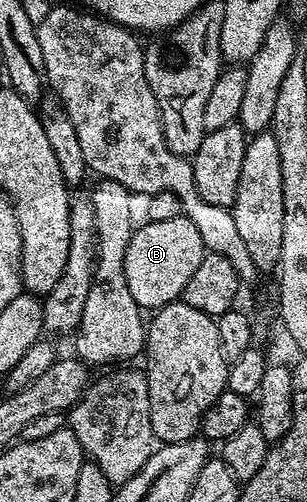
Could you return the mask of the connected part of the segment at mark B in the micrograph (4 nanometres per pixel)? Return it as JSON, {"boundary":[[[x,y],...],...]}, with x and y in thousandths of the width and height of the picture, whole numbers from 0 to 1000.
{"boundary":[[[606,428],[550,432],[550,440],[479,440],[469,452],[443,450],[430,464],[430,478],[407,502],[407,554],[410,566],[456,616],[515,616],[573,602],[593,590],[619,552],[655,528],[668,494],[655,480],[655,464],[642,464],[642,448],[616,440]]]}

